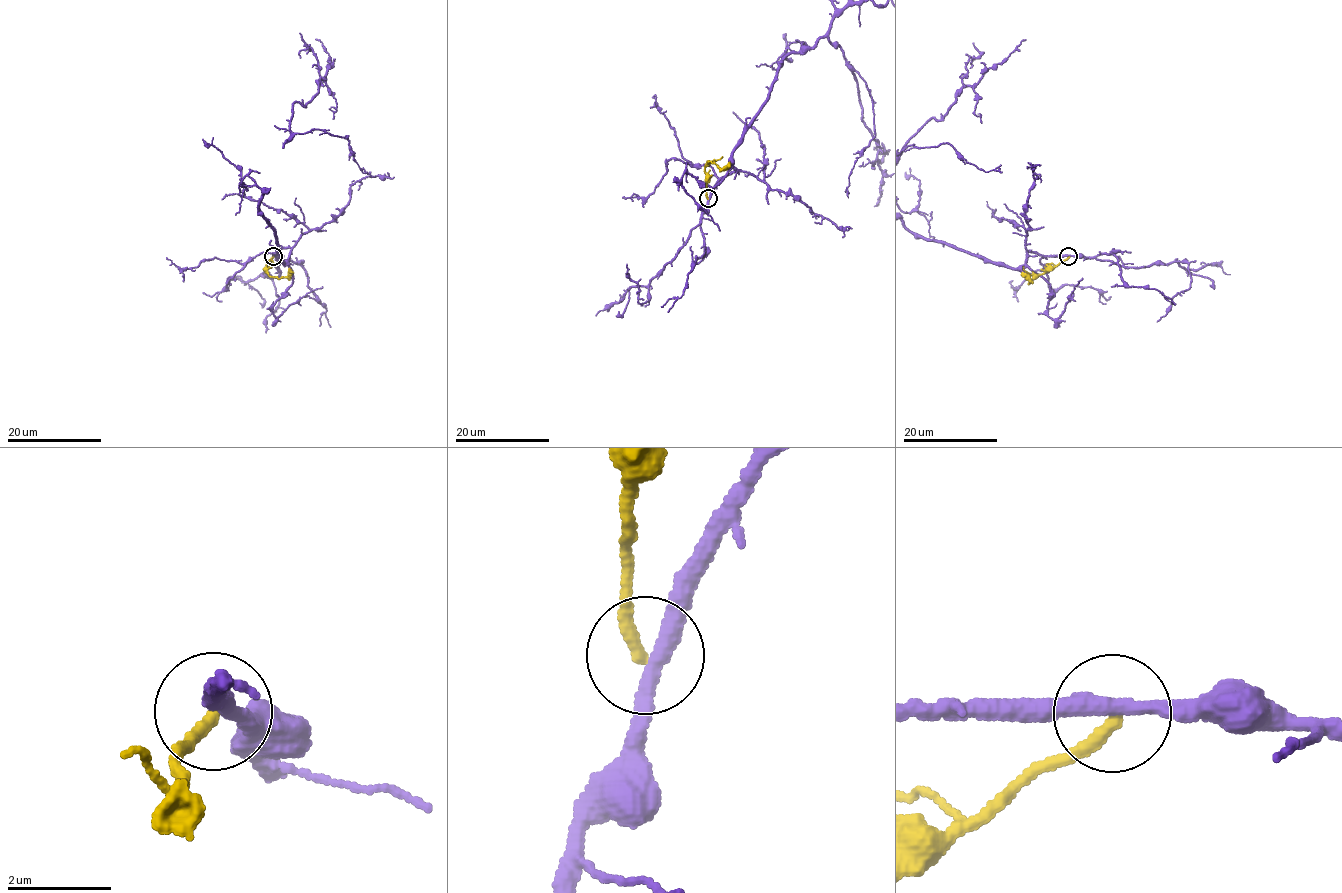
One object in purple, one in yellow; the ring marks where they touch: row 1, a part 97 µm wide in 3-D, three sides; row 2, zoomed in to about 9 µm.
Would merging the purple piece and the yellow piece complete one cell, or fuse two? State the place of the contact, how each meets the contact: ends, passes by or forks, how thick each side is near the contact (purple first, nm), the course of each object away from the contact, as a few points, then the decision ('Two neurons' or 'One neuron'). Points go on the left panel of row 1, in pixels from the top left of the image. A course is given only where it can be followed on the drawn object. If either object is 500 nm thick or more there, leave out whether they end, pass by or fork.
Place: (273, 256). At the ring purple passes by. At the ring yellow ends. Thickness 320 nm (purple) against 240 nm. Course of yellow: (273, 255), (270, 264), (264, 267), (268, 274), (287, 277), (289, 268). Two neurons

